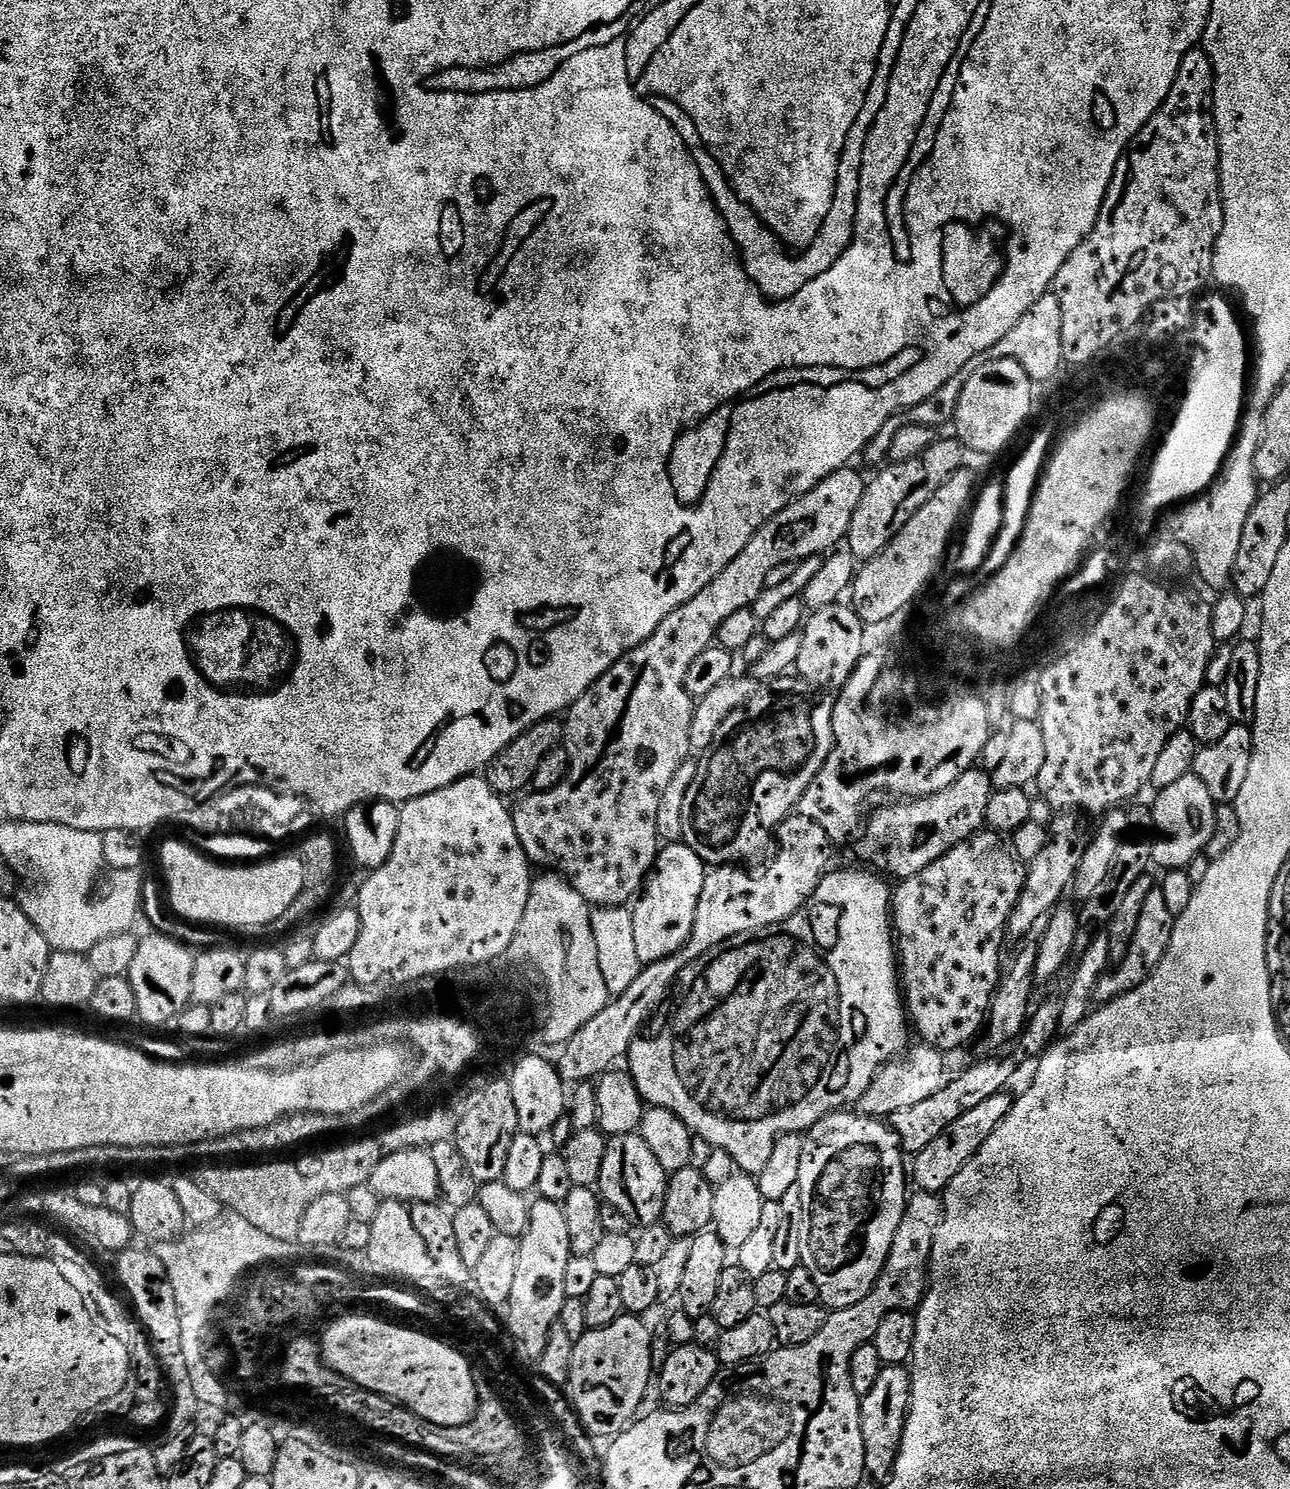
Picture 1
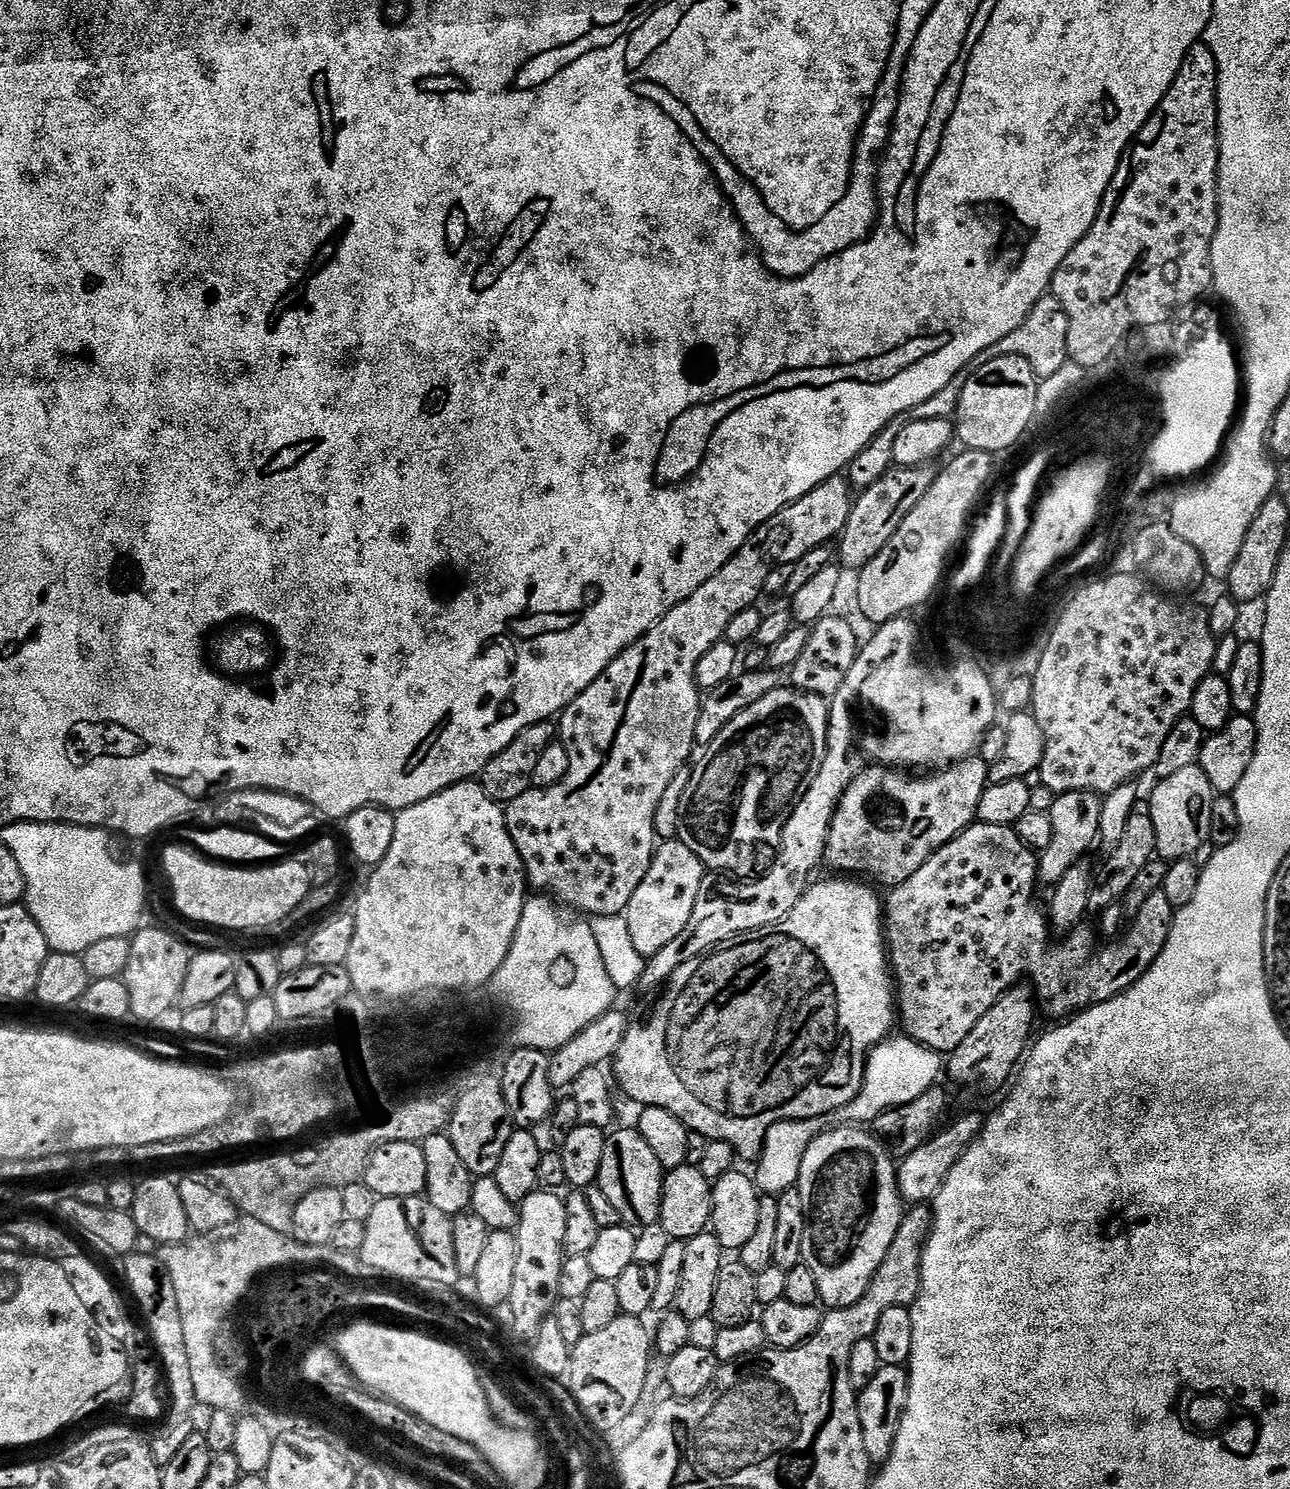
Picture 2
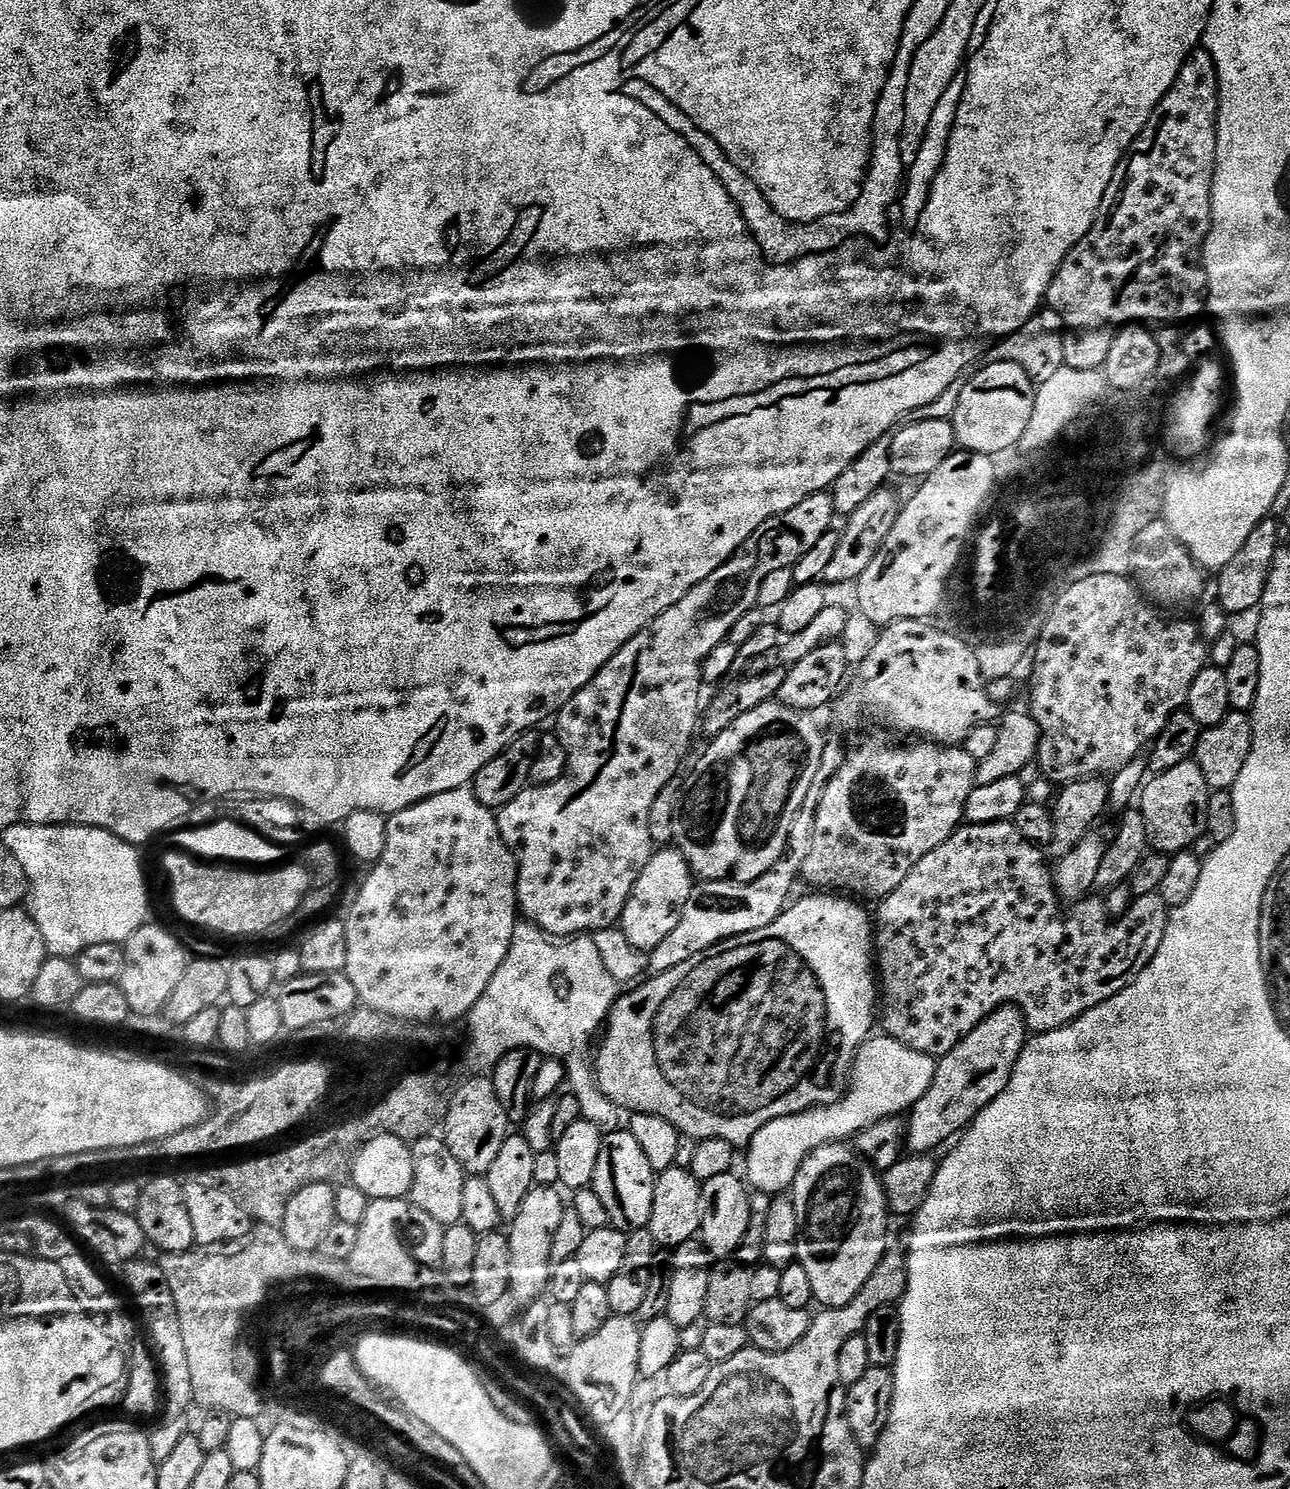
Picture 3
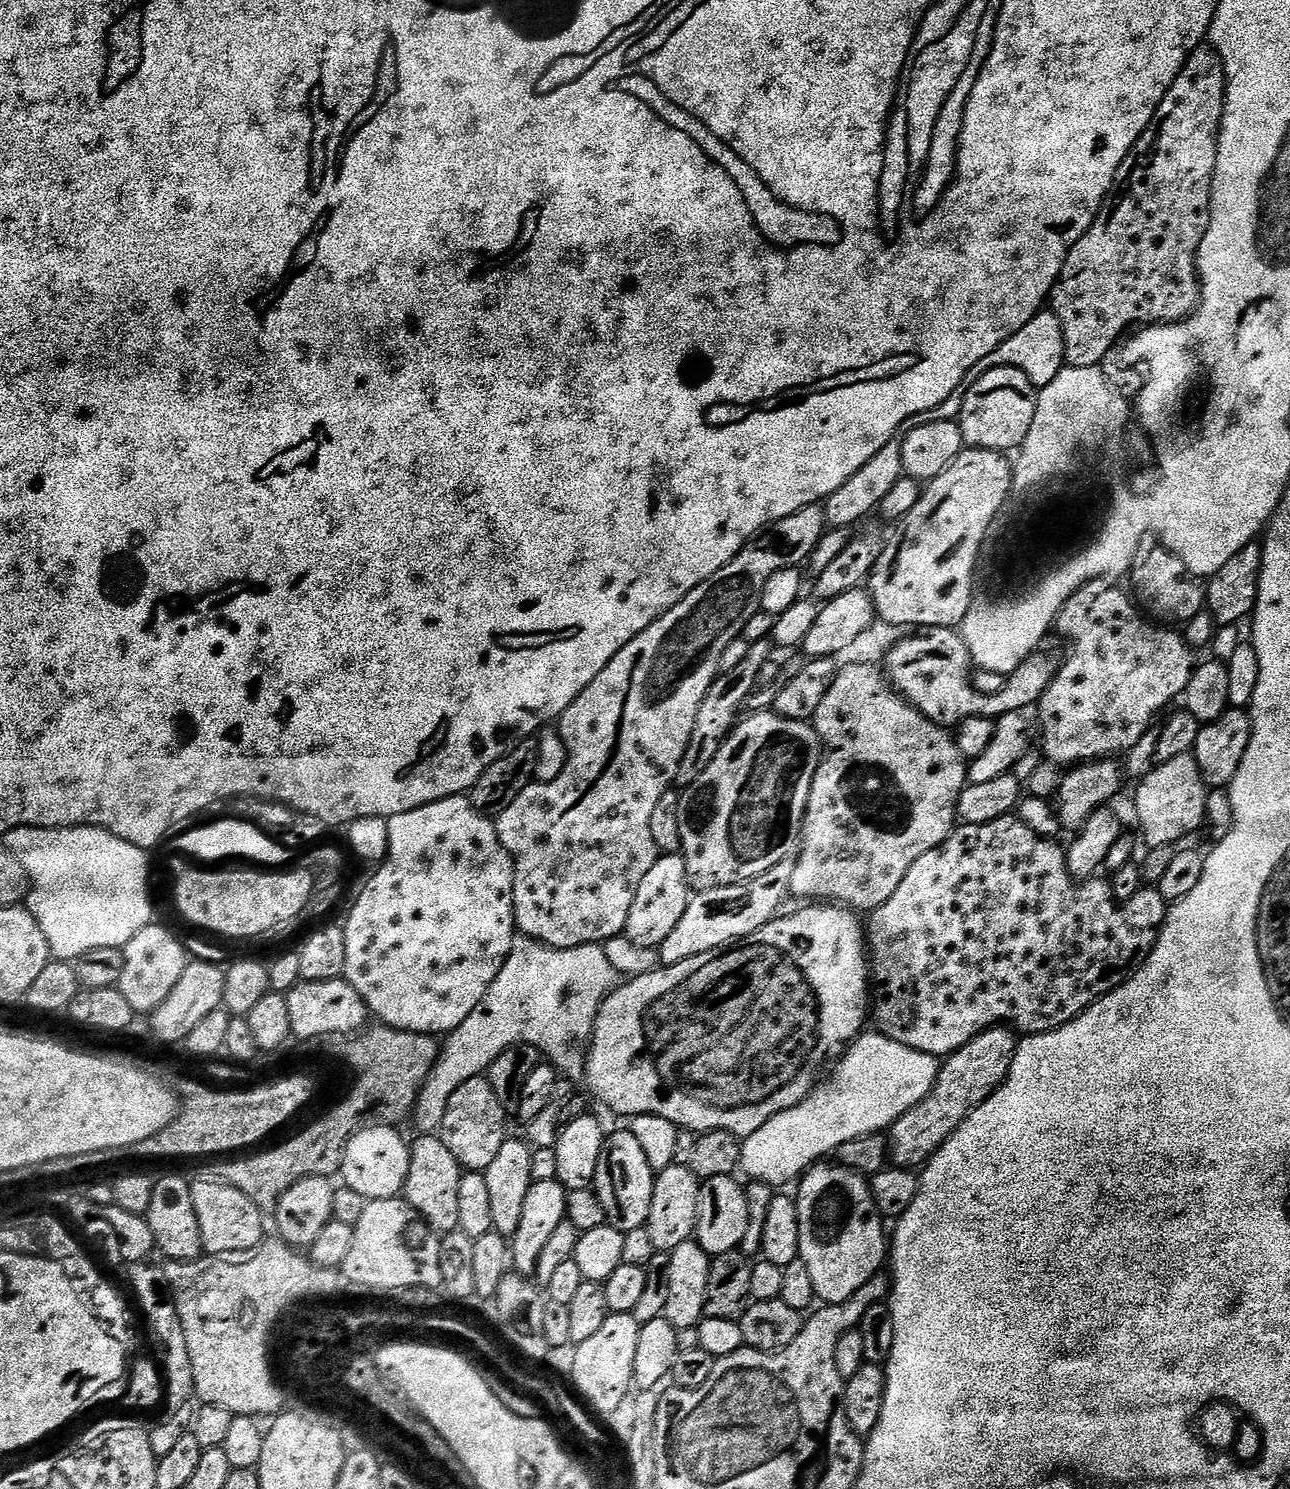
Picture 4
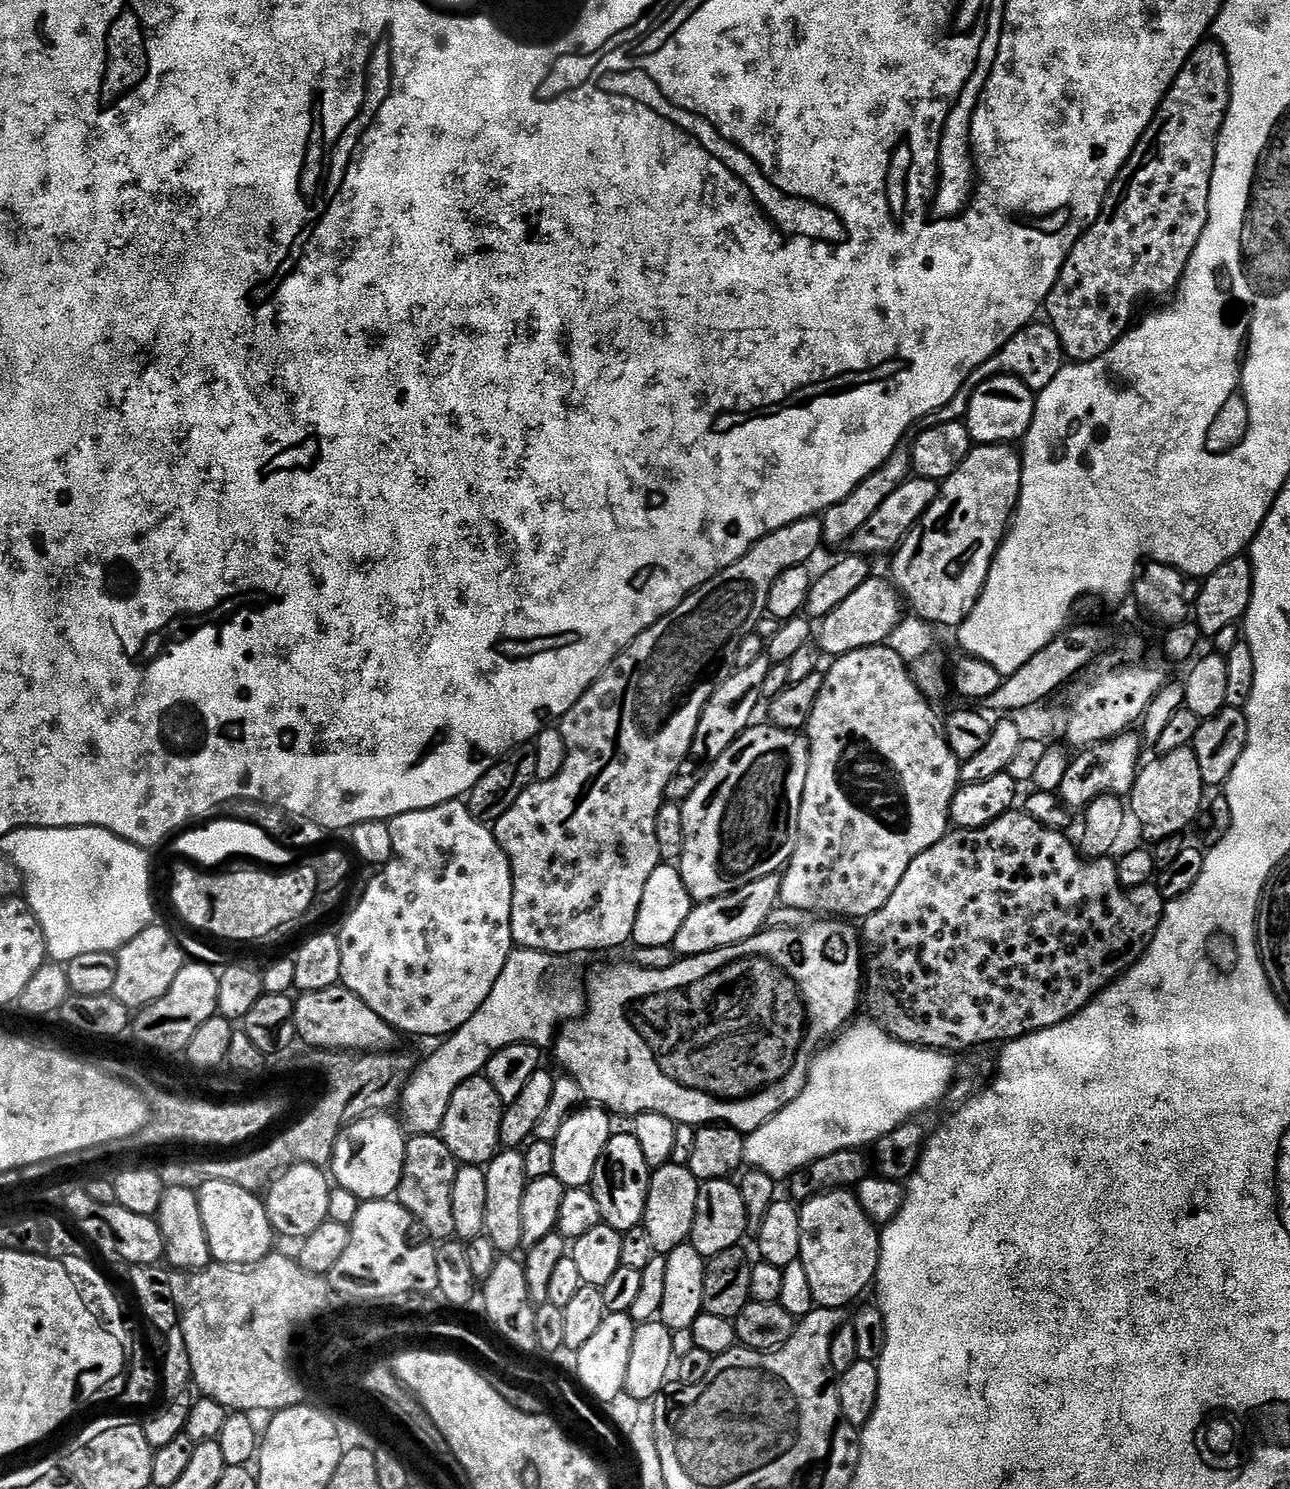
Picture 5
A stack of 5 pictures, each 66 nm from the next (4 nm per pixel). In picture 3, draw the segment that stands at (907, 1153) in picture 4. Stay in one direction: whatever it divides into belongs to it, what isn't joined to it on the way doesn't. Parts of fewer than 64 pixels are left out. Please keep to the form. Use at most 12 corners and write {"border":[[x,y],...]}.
{"border":[[1004,1004],[949,1054],[909,1111],[905,1147],[927,1155],[1009,1084],[1027,1041]]}

